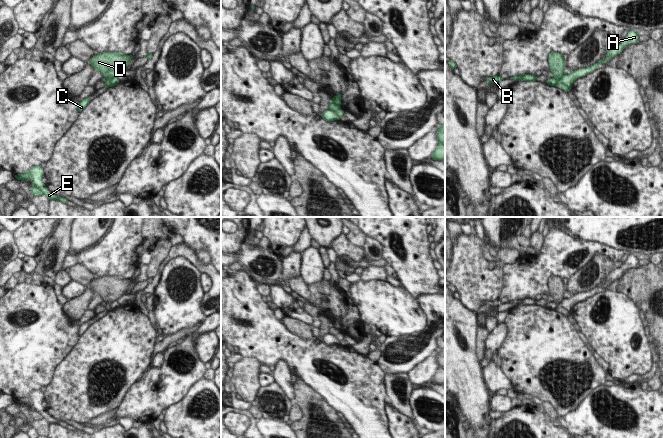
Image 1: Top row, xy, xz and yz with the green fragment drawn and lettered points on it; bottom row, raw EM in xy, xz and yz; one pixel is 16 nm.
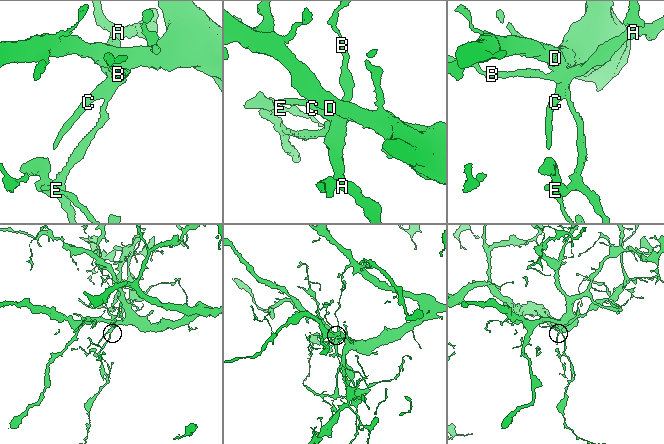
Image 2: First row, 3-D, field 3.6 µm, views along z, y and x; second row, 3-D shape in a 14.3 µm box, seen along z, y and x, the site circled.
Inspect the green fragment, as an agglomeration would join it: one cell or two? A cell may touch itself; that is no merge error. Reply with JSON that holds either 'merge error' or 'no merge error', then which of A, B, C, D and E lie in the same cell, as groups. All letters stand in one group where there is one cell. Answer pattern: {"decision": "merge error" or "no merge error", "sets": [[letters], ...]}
{"decision": "merge error", "sets": [["A", "B", "C", "E"], ["D"]]}

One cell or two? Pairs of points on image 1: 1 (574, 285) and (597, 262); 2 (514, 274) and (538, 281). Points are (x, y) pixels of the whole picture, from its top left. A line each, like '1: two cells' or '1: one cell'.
1: one cell
2: one cell

